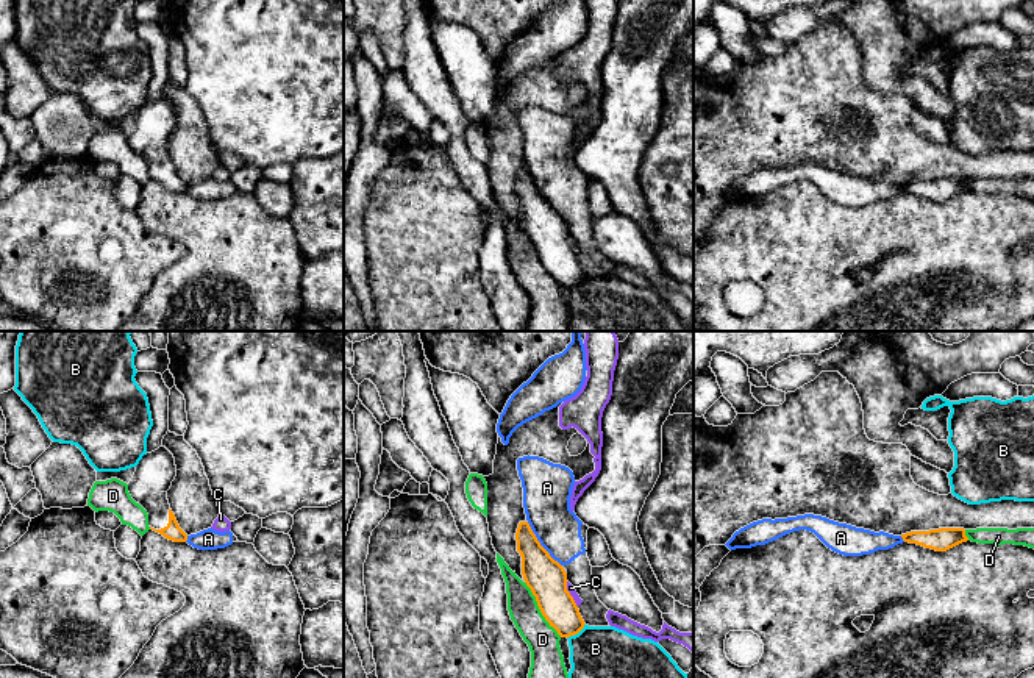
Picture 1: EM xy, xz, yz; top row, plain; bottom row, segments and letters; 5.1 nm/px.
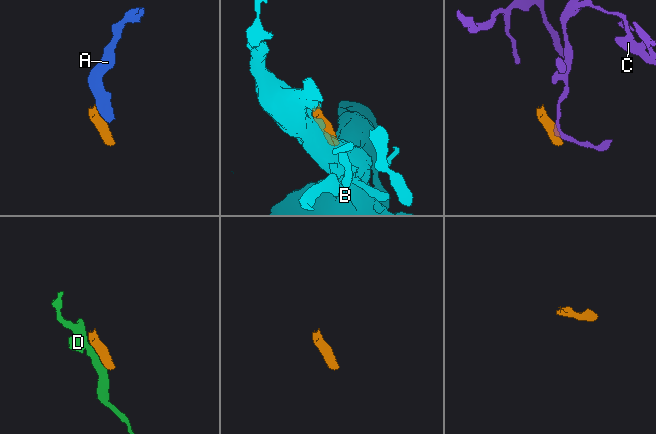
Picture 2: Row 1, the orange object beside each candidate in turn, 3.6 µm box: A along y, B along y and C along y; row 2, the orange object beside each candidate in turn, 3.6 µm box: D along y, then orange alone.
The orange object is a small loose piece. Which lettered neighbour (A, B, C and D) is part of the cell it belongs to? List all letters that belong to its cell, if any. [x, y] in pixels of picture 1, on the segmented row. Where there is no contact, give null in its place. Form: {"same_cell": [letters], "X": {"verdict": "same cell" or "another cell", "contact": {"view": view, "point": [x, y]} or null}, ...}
{"same_cell": [], "A": {"verdict": "another cell", "contact": {"view": "xz", "point": [539, 544]}}, "B": {"verdict": "another cell", "contact": {"view": "xz", "point": [577, 633]}}, "C": {"verdict": "another cell", "contact": {"view": "xz", "point": [569, 594]}}, "D": {"verdict": "another cell", "contact": {"view": "xz", "point": [539, 608]}}}

